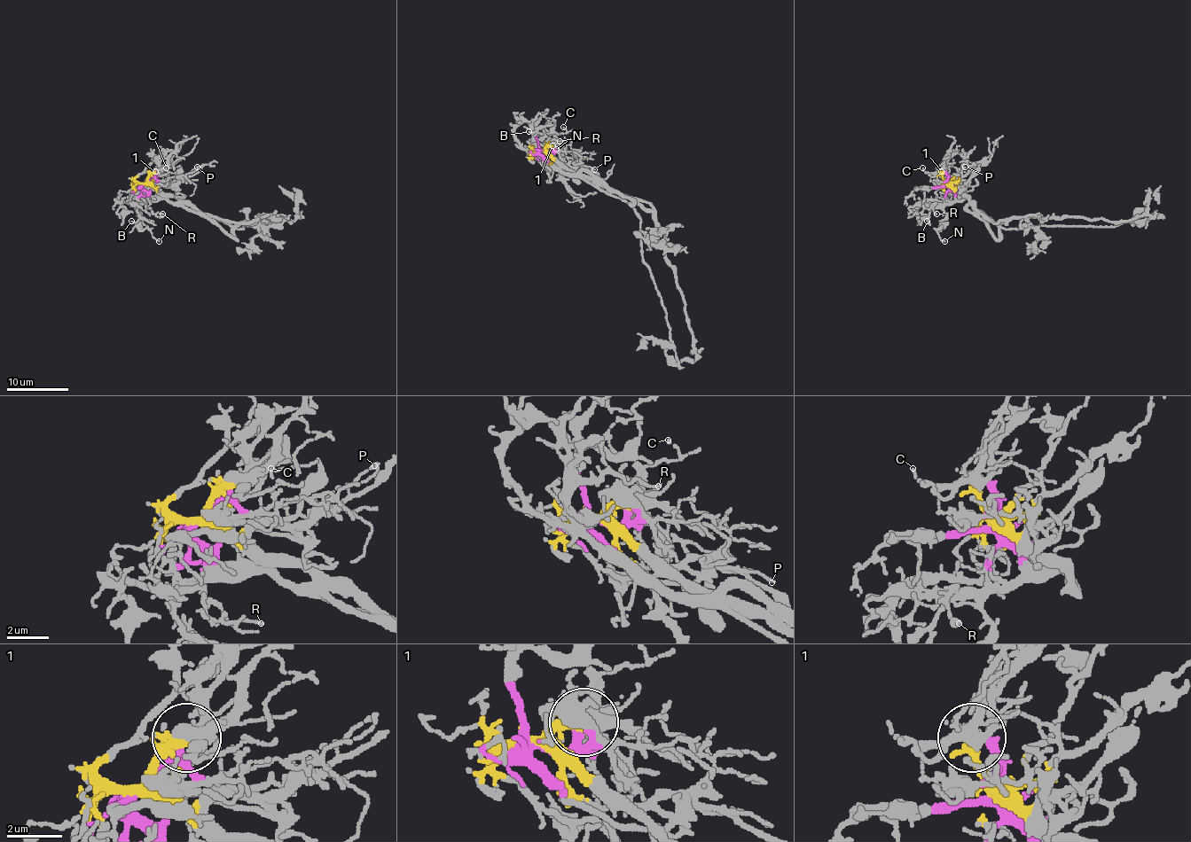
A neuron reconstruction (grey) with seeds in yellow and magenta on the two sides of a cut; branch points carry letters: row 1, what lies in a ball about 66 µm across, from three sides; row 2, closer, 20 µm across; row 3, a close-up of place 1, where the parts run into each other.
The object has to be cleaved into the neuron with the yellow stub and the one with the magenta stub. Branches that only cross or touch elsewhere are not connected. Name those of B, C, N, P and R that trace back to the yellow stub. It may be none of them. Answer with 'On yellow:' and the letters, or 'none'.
On yellow: P

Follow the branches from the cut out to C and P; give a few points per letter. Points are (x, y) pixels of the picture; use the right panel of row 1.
C: (947, 183), (947, 175), (942, 171), (929, 175), (922, 168)
P: (947, 183), (953, 186), (959, 185), (966, 167)

